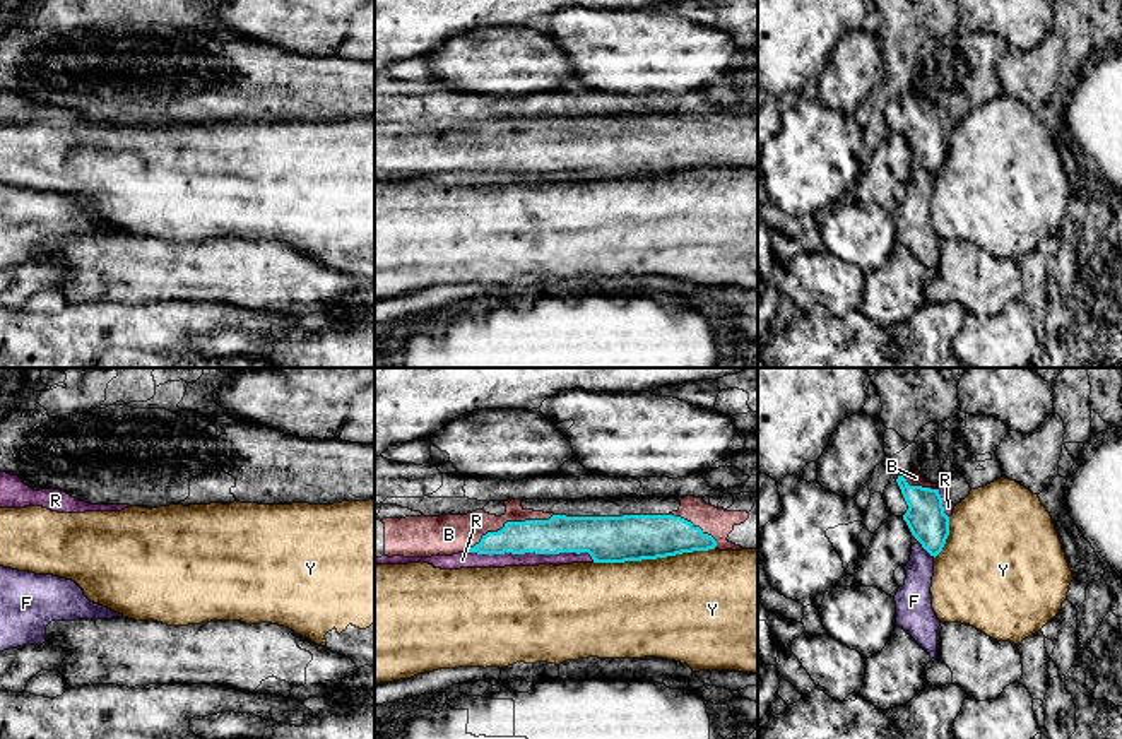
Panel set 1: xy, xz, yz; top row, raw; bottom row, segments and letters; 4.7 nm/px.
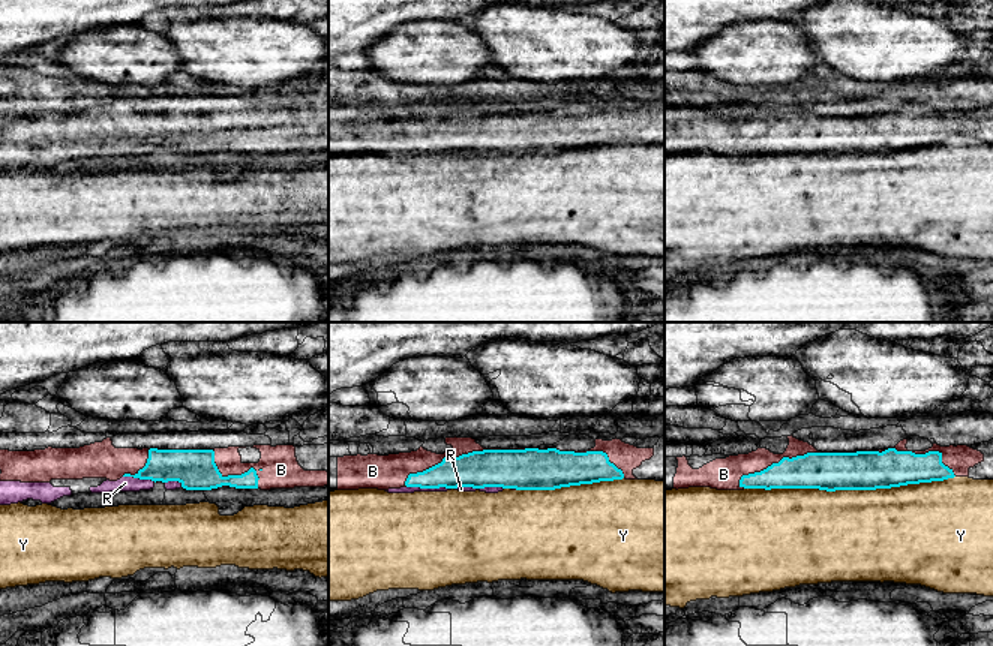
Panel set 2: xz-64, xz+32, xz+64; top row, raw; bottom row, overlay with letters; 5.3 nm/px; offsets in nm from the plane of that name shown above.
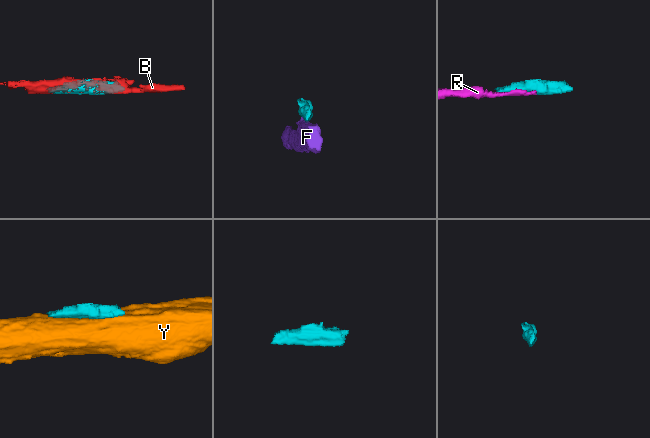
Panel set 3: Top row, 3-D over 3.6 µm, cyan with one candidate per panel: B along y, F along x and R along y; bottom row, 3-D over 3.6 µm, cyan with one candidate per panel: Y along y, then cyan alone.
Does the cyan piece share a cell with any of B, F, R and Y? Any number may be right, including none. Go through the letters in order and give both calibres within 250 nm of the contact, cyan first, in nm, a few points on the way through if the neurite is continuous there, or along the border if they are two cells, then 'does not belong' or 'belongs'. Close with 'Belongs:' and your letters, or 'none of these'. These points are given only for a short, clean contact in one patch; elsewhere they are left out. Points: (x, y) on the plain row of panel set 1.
B: 180 nm thick on the cyan side, 180 nm on the other; belongs
F: 190 nm thick on the cyan side, 180 nm on the other; does not belong
R: 180 nm thick on the cyan side, 60 nm on the other; belongs
Y: 220 nm thick on the cyan side, 480 nm on the other; does not belong
Belongs: B, R

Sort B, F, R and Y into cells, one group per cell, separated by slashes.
B R / F / Y

